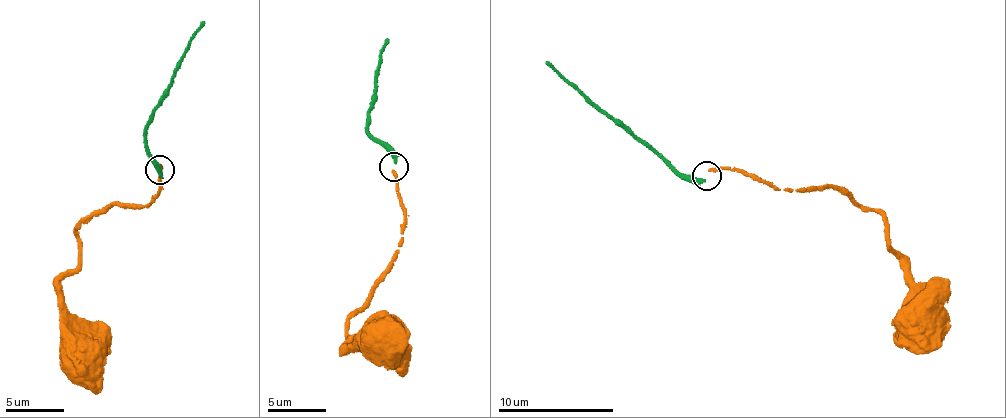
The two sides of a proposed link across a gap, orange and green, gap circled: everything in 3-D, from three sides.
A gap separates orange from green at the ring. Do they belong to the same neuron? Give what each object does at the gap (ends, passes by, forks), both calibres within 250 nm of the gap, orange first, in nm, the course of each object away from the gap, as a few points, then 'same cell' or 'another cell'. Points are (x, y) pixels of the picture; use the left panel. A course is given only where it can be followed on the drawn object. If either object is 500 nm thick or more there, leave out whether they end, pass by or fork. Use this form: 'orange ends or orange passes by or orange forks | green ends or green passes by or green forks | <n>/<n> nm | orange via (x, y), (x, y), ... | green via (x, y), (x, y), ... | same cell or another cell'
orange ends | green ends | 200/320 nm | orange via (159, 164), (149, 205), (110, 206), (76, 230), (77, 268), (60, 291), (72, 320), (100, 349), (90, 364) | green via (160, 171), (146, 144), (145, 129), (176, 68), (205, 22) | another cell

